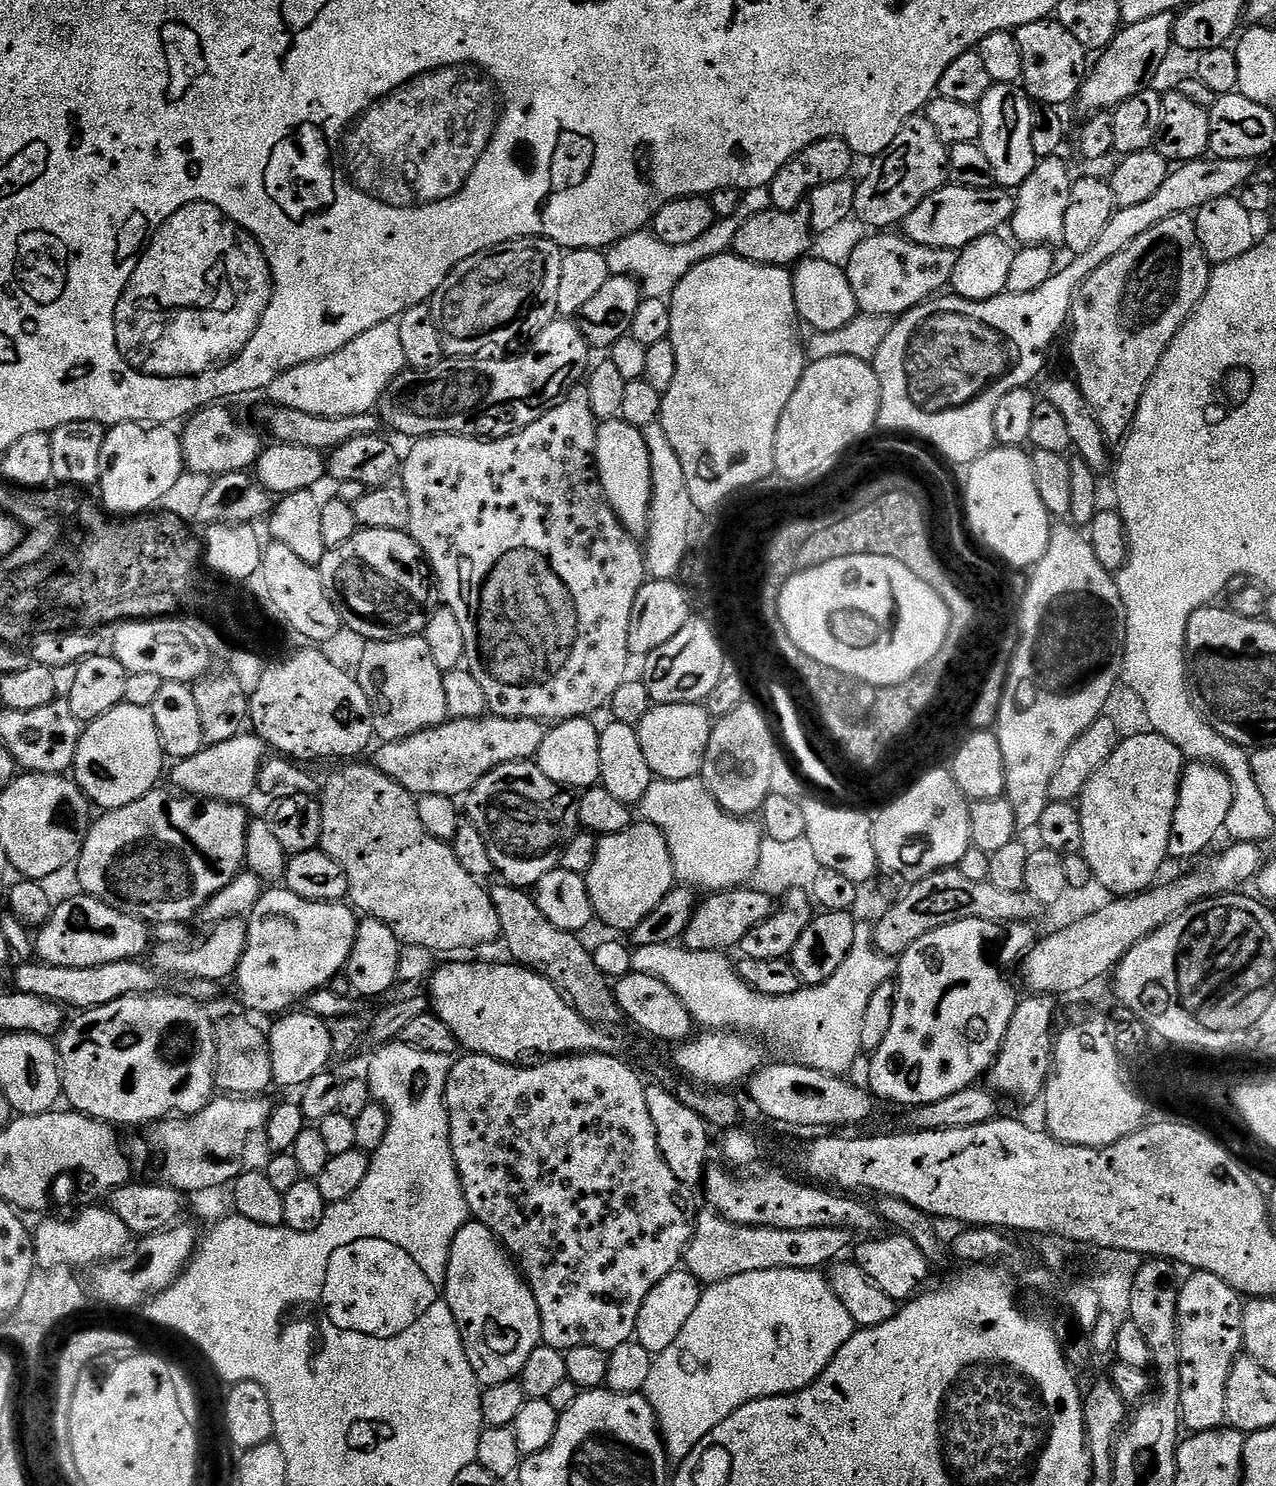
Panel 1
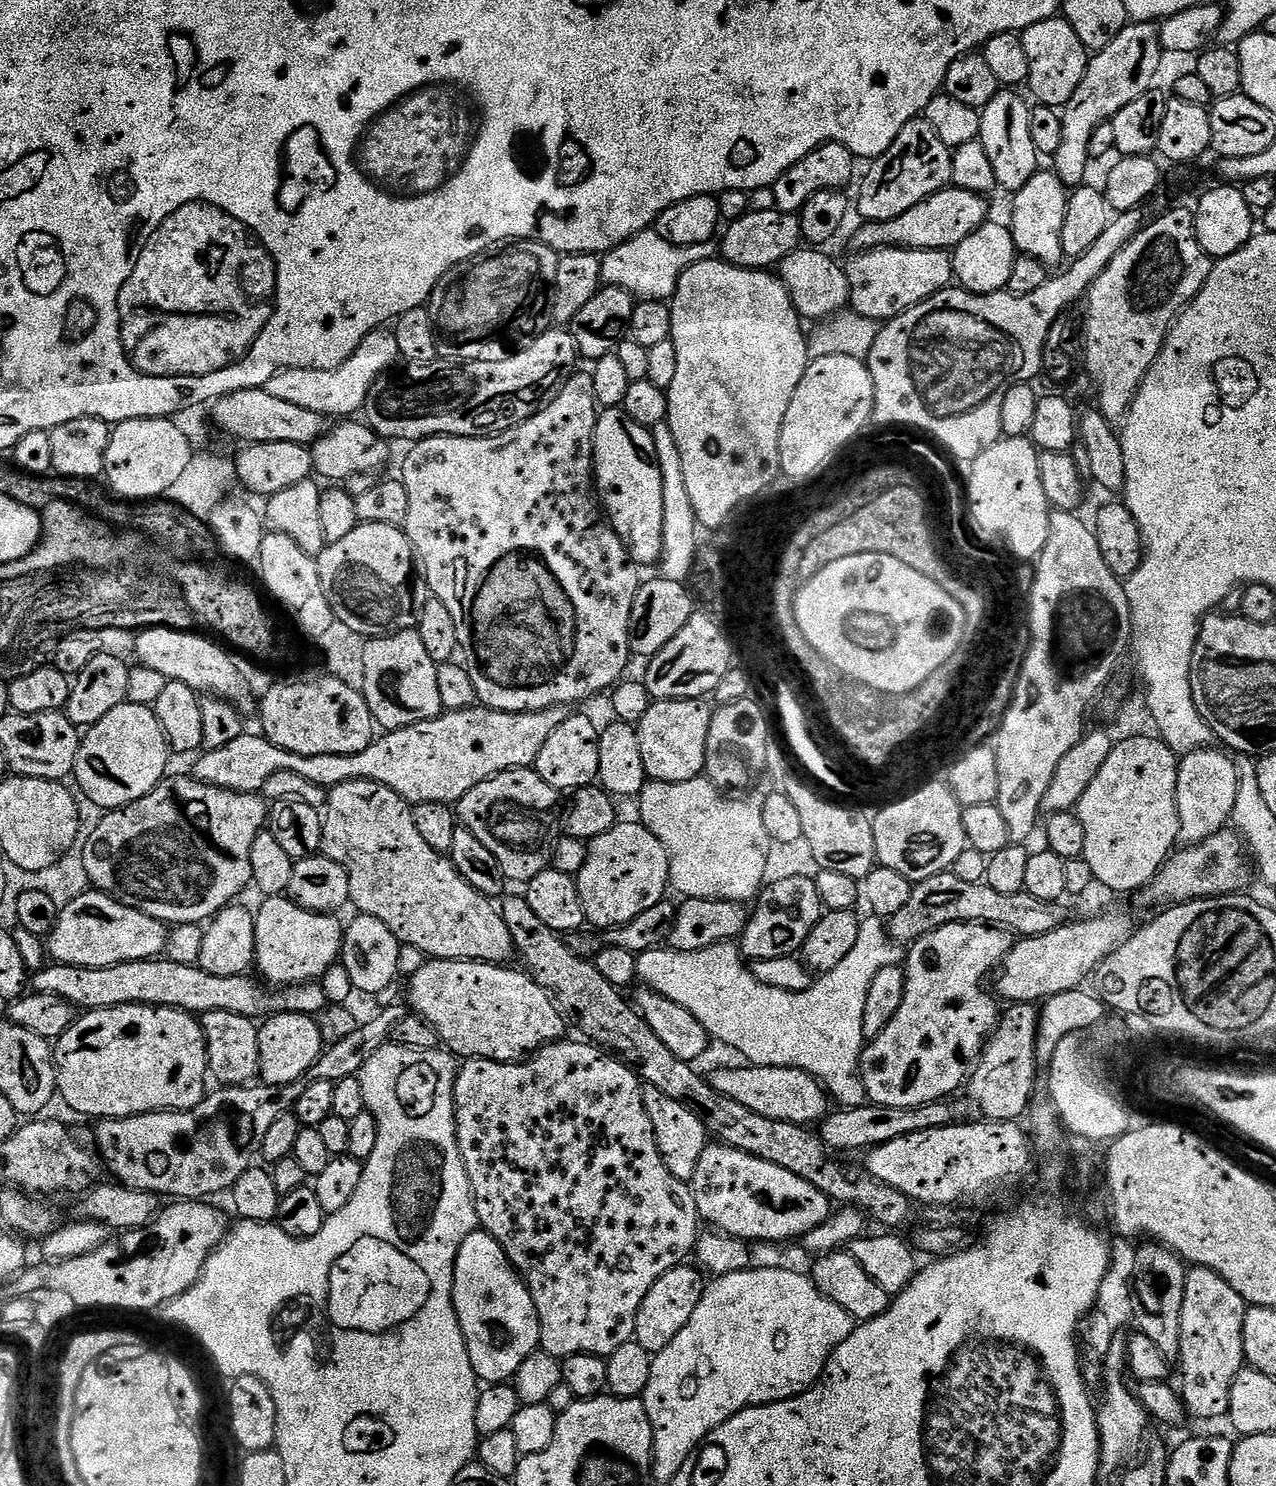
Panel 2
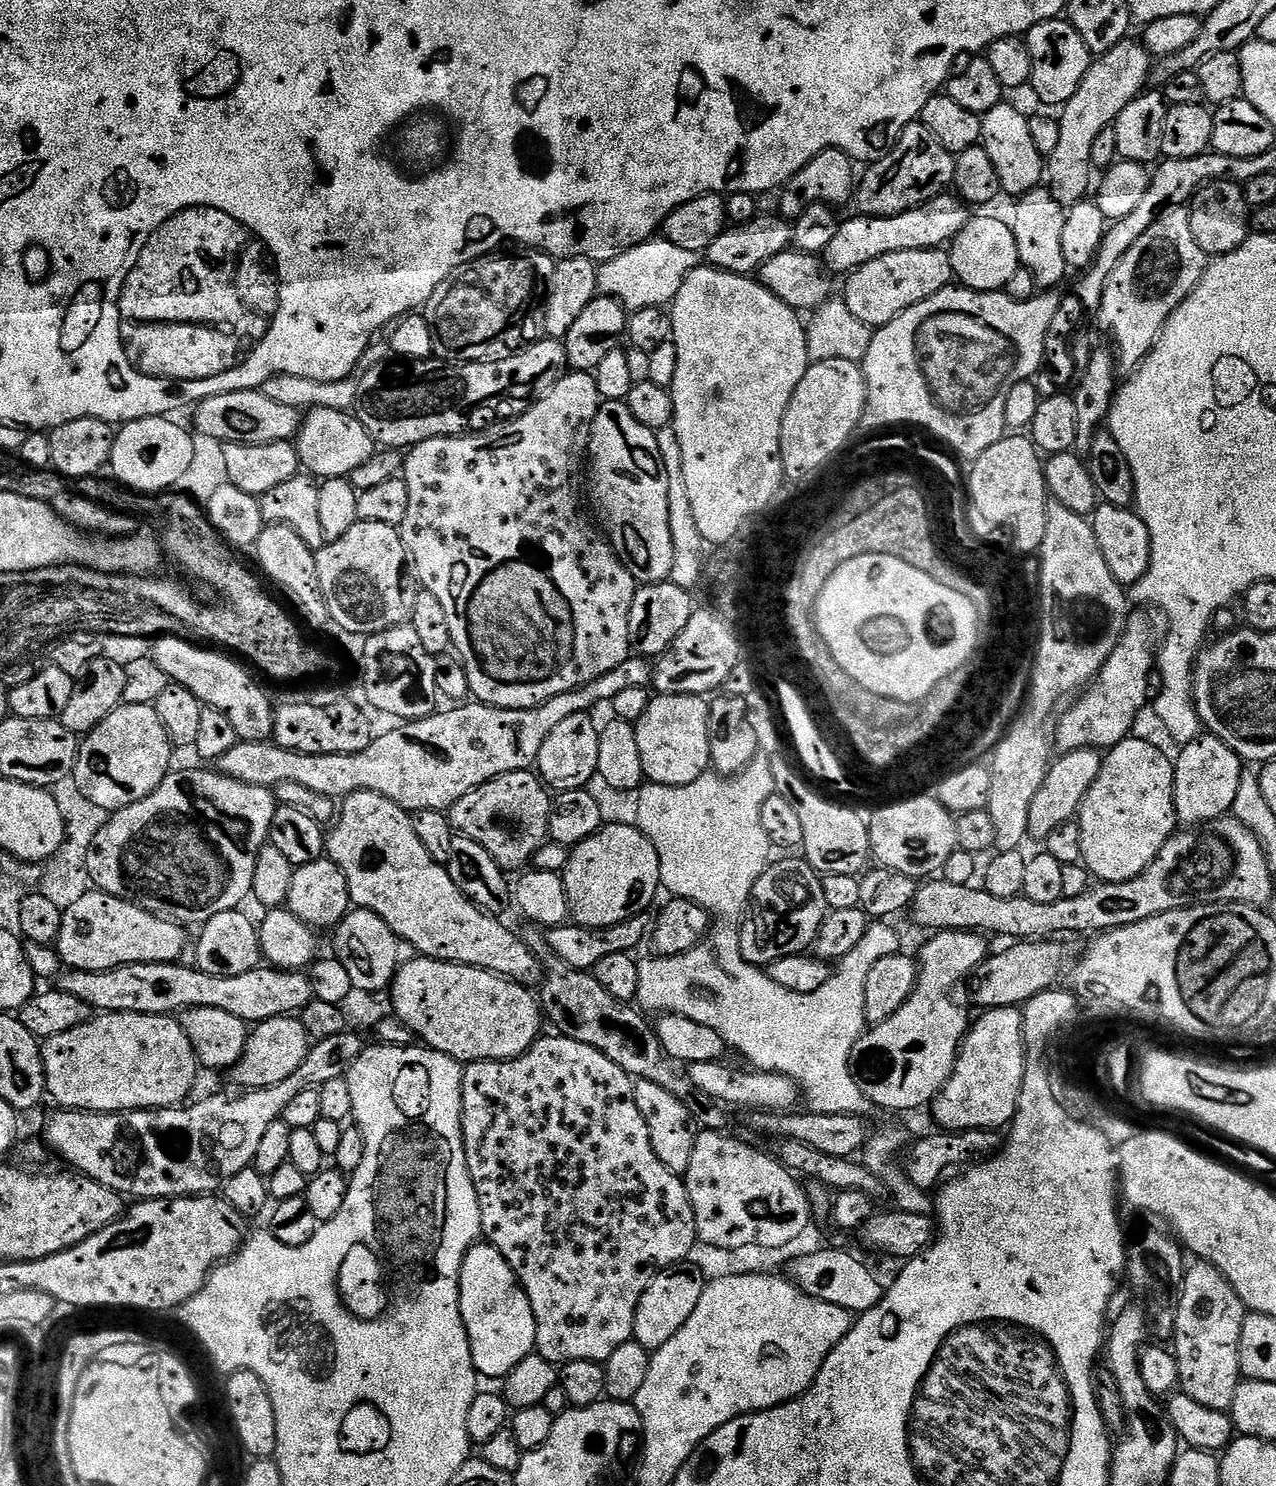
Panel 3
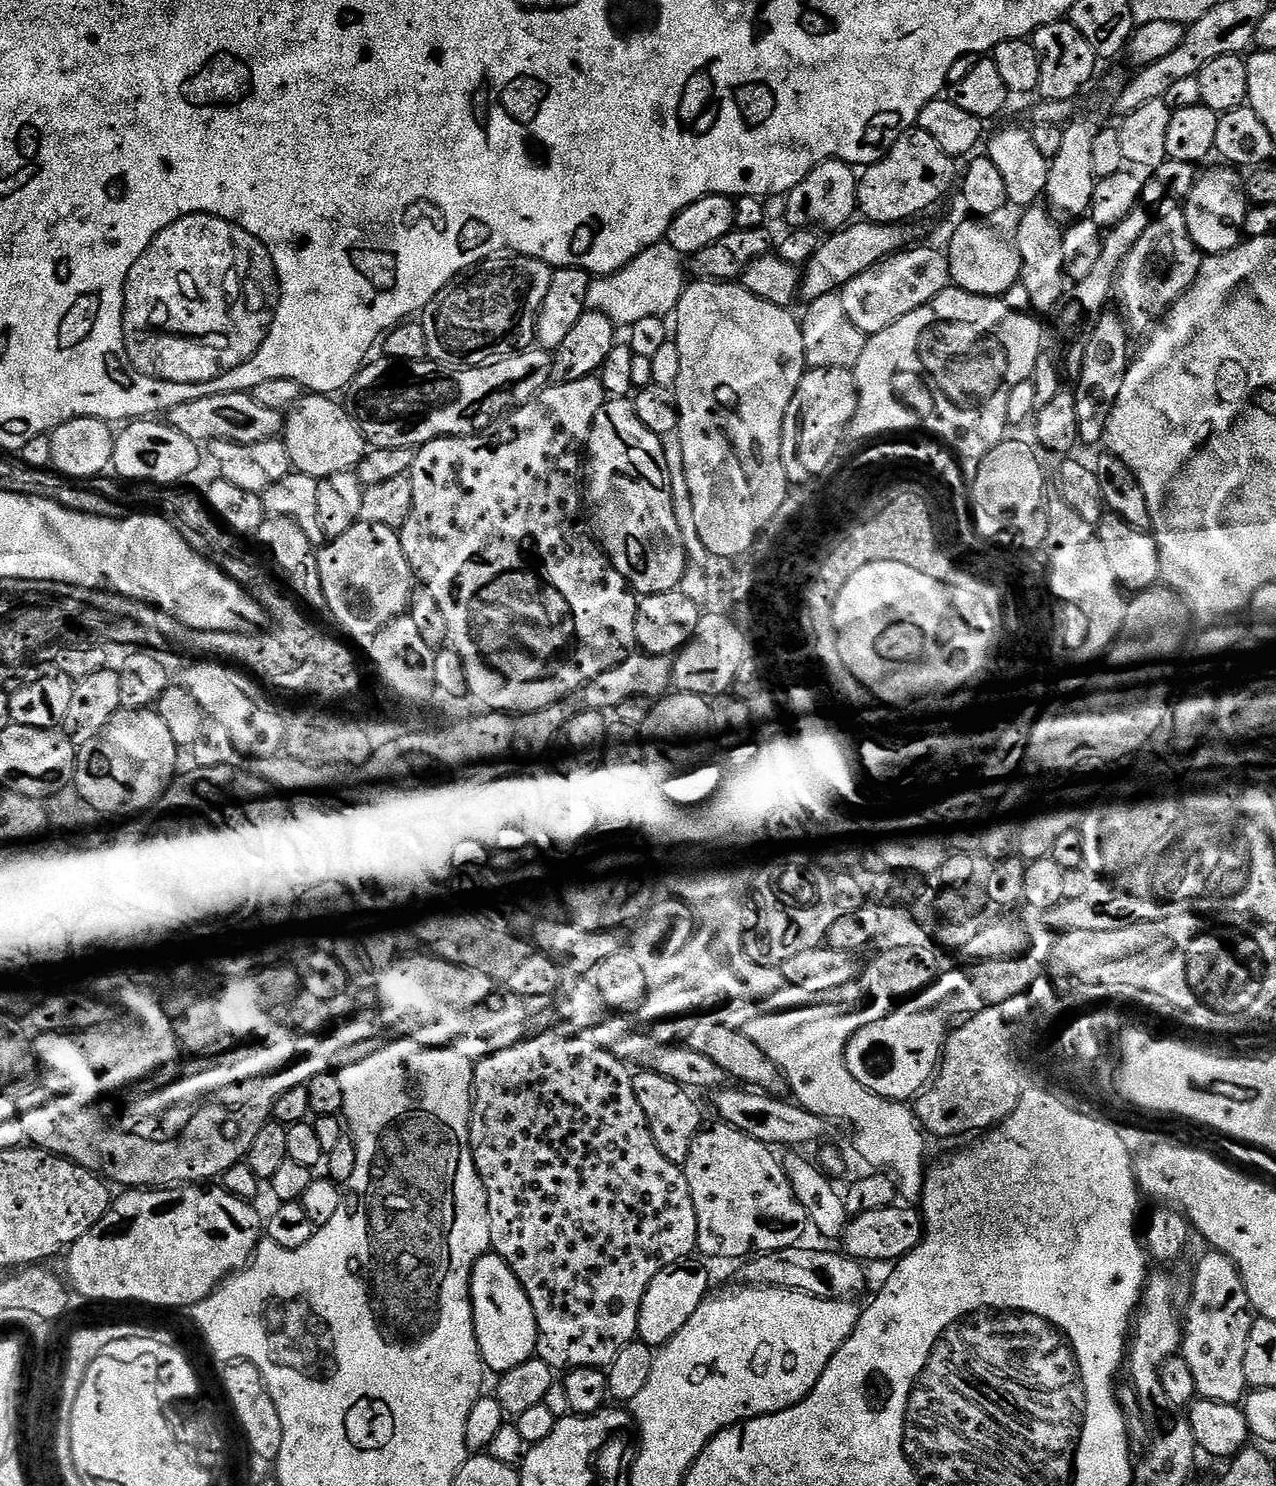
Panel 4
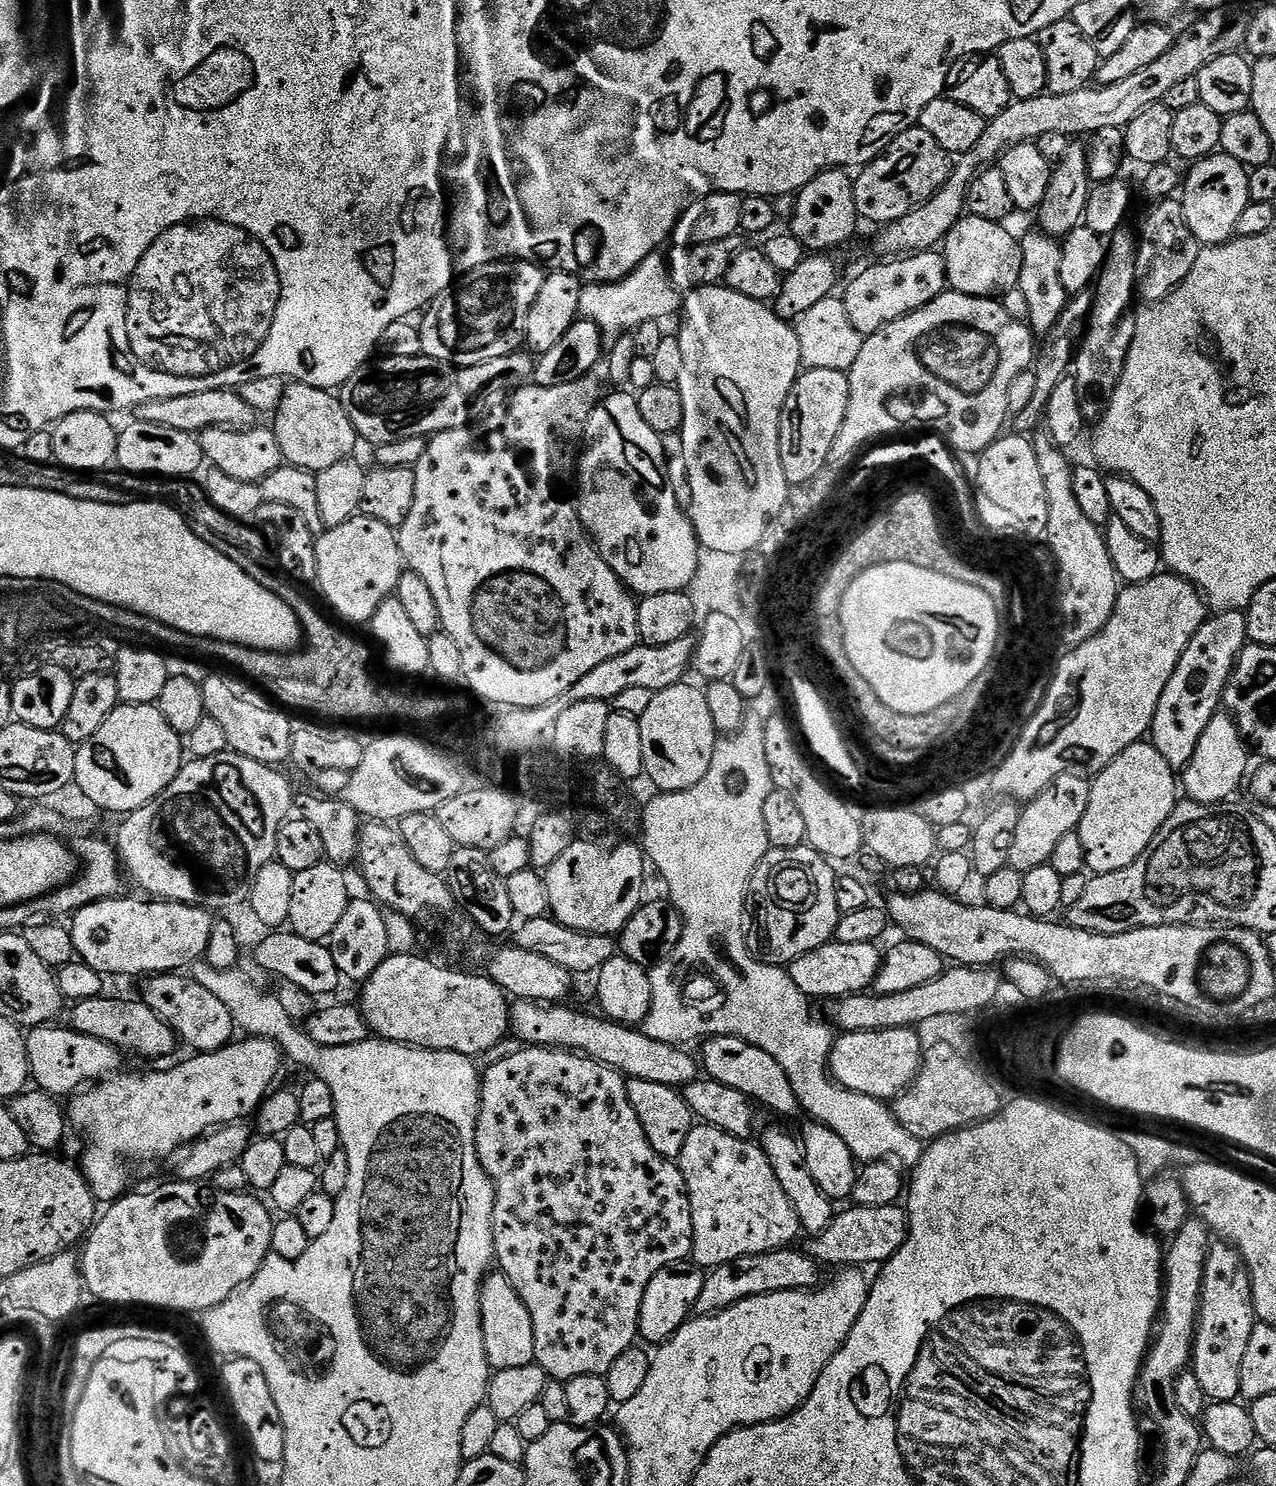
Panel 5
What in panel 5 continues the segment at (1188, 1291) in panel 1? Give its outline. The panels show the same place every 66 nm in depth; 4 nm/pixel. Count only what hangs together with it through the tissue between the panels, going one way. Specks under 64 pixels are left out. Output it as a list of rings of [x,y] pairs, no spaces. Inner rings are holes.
[[[1224,1242],[1217,1250],[1209,1251],[1206,1274],[1202,1278],[1200,1313],[1196,1323],[1196,1337],[1192,1347],[1190,1370],[1198,1378],[1209,1401],[1236,1400],[1242,1382],[1242,1358],[1250,1346],[1250,1334],[1258,1322],[1252,1301],[1252,1279],[1242,1254]]]

